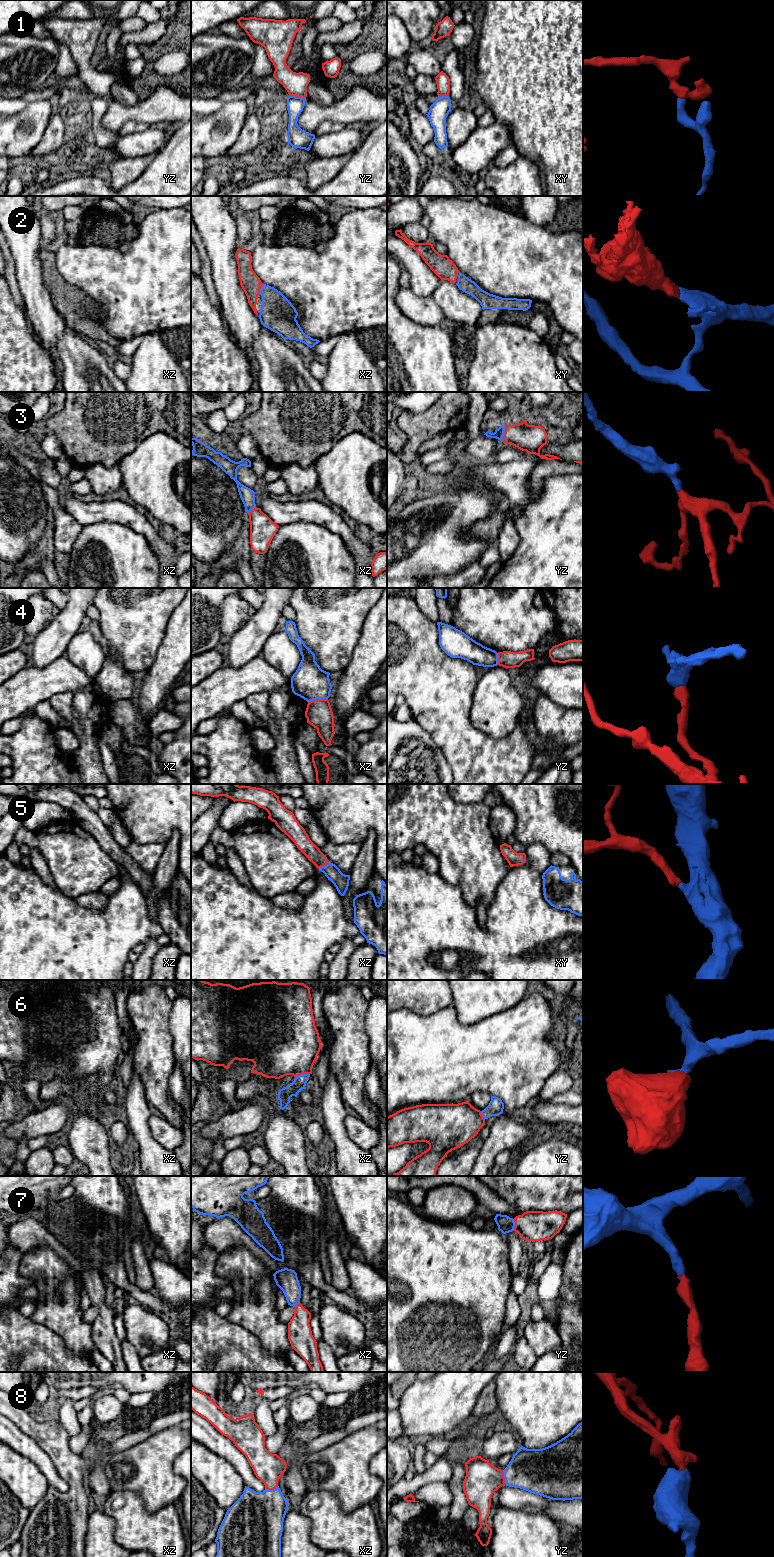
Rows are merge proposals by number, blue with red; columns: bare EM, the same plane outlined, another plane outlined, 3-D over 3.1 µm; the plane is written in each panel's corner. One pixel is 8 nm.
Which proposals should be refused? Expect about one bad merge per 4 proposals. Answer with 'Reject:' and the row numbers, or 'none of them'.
Reject: 1, 4

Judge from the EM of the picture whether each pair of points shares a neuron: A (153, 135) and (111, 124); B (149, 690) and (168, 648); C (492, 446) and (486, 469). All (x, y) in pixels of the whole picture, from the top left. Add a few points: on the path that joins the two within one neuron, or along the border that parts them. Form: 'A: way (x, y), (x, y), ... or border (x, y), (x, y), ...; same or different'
A: border (160, 125), (149, 127); different
B: way (159, 680), (168, 665), (168, 658); same
C: border (490, 460), (479, 463); different

